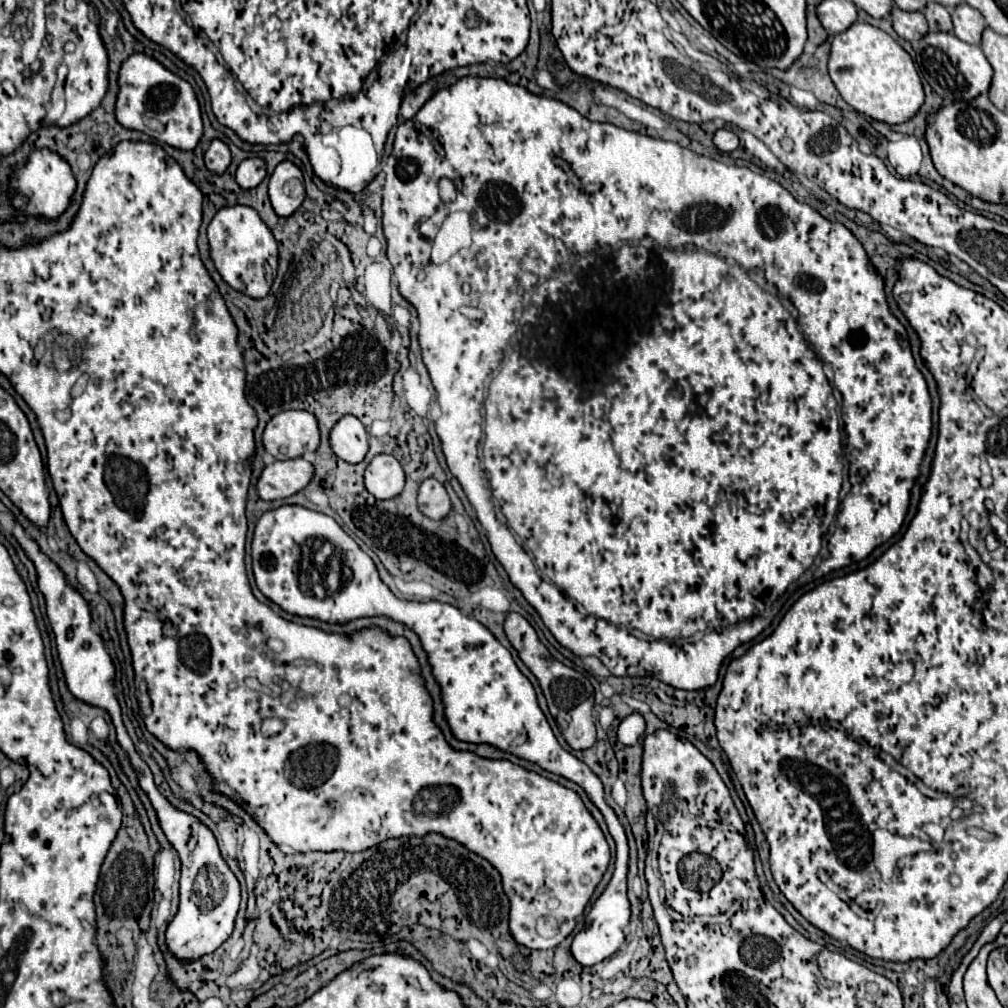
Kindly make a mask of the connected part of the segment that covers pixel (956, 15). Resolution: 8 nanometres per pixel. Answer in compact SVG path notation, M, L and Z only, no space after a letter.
M961 3L951 9L951 19L953 19L953 35L973 45L981 43L985 19L977 9L969 7L967 3Z

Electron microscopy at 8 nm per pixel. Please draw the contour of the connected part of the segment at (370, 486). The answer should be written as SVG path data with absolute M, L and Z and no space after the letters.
M377 455L365 469L365 489L375 499L393 499L403 491L405 473L393 455Z

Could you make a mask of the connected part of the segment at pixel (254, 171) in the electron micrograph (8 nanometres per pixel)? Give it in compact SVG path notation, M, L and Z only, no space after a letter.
M245 159L237 167L237 185L241 189L255 189L265 177L265 161L263 159Z

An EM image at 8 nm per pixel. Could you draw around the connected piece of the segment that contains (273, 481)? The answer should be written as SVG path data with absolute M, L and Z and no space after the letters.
M285 459L267 465L257 481L261 499L283 499L301 491L313 477L313 465L305 459Z

